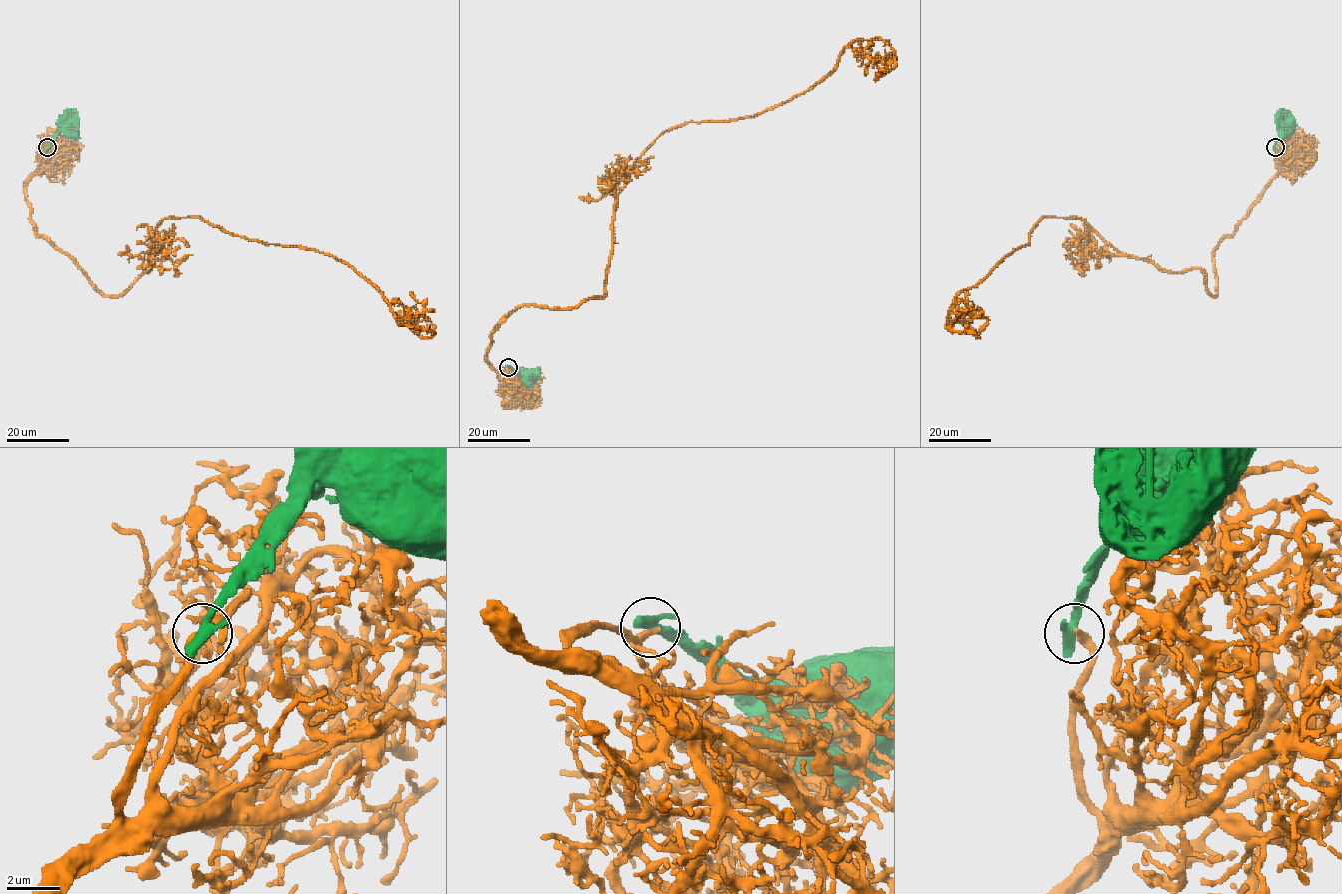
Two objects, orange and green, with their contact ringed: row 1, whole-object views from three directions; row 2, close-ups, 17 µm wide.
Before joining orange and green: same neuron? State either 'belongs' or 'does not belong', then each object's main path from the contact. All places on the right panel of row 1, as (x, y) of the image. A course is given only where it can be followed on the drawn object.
does not belong; course orange (1275, 148), (1213, 251), (1215, 295), (1201, 269), (1043, 217), (946, 326), (977, 338), (990, 319); course green (1274, 148), (1277, 138), (1288, 130), (1287, 128)

